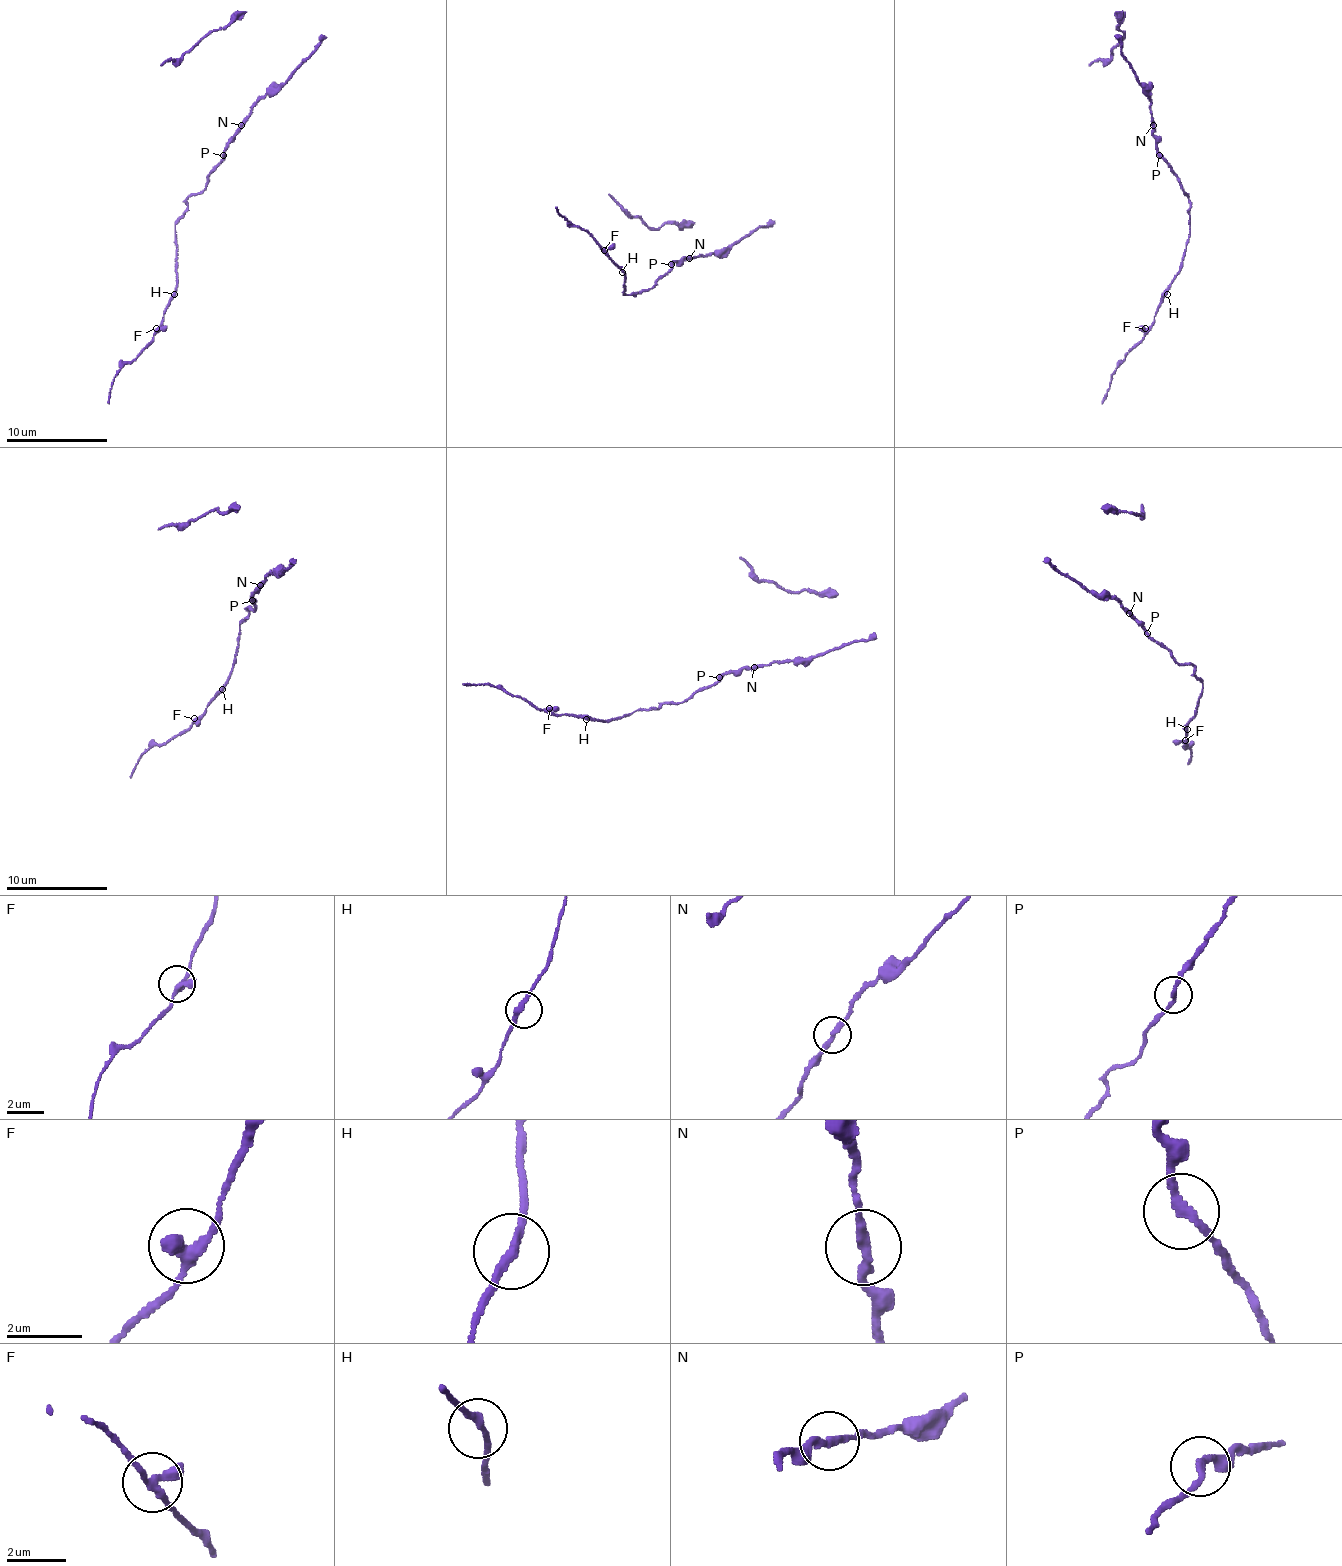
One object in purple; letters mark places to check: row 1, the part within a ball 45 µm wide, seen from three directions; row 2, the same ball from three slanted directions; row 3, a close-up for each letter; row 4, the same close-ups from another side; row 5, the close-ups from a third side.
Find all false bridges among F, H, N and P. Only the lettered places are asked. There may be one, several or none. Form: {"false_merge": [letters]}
{"false_merge": ["N"]}

